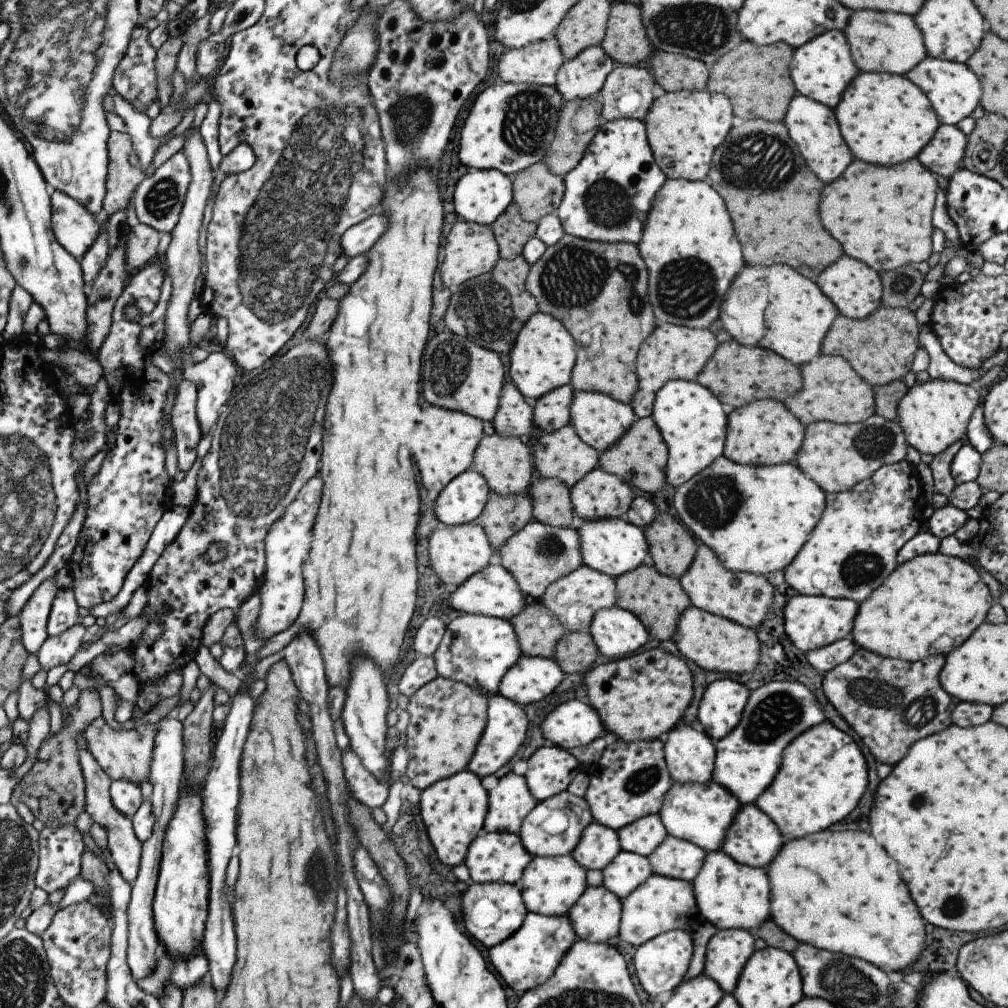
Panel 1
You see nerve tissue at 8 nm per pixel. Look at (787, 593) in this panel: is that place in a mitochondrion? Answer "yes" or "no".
no

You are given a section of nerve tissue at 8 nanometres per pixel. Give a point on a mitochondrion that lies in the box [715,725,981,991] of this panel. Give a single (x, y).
(954, 906)

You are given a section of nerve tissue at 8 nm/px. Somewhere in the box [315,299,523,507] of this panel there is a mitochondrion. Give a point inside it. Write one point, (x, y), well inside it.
(450, 363)

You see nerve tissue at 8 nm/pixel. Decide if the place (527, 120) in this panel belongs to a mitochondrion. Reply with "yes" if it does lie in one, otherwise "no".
yes

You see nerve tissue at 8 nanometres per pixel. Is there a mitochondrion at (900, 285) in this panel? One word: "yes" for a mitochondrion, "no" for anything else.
yes

